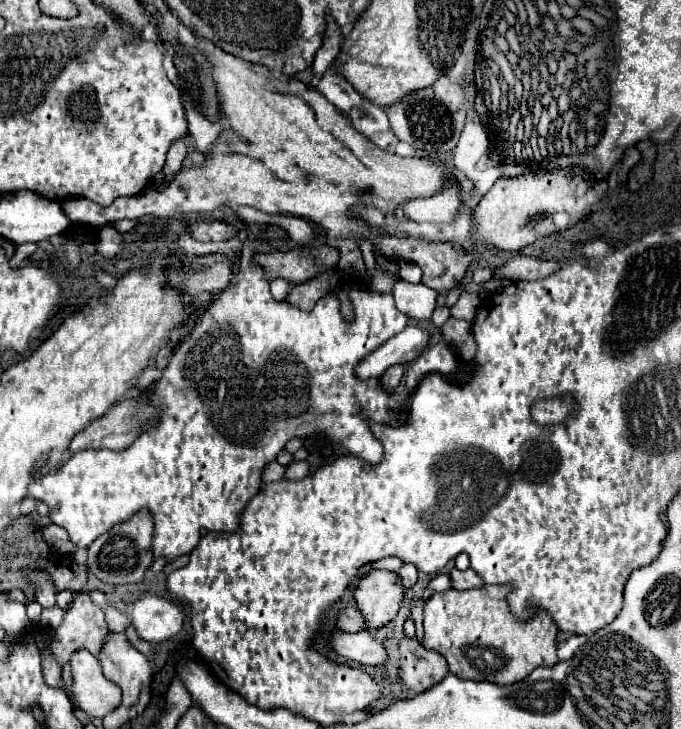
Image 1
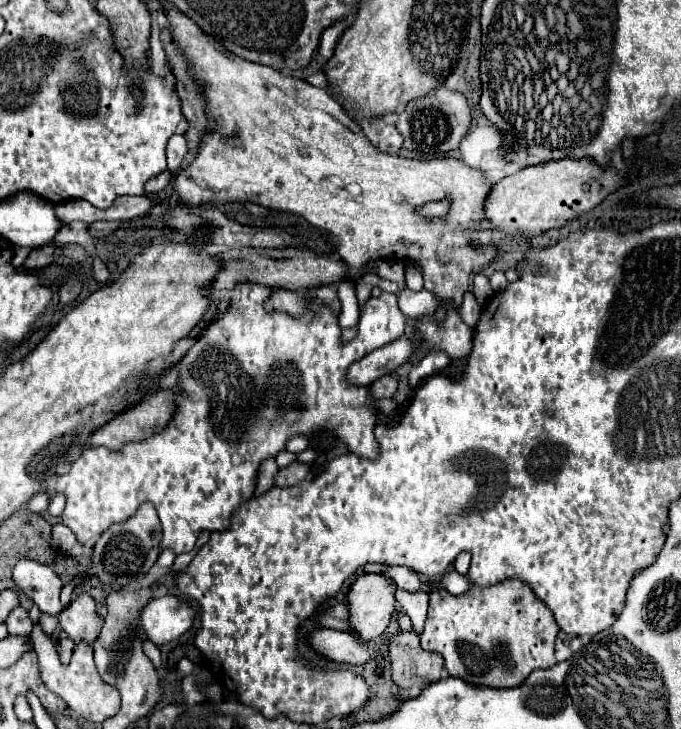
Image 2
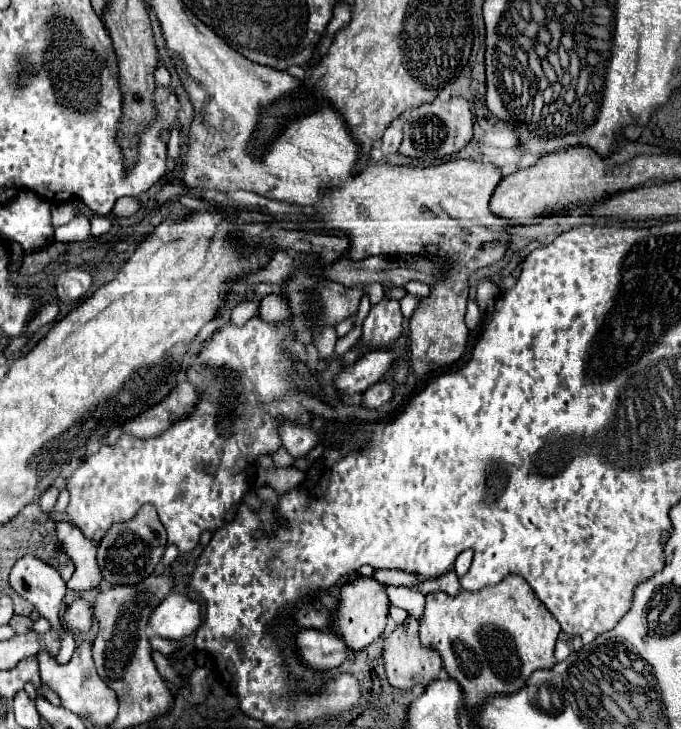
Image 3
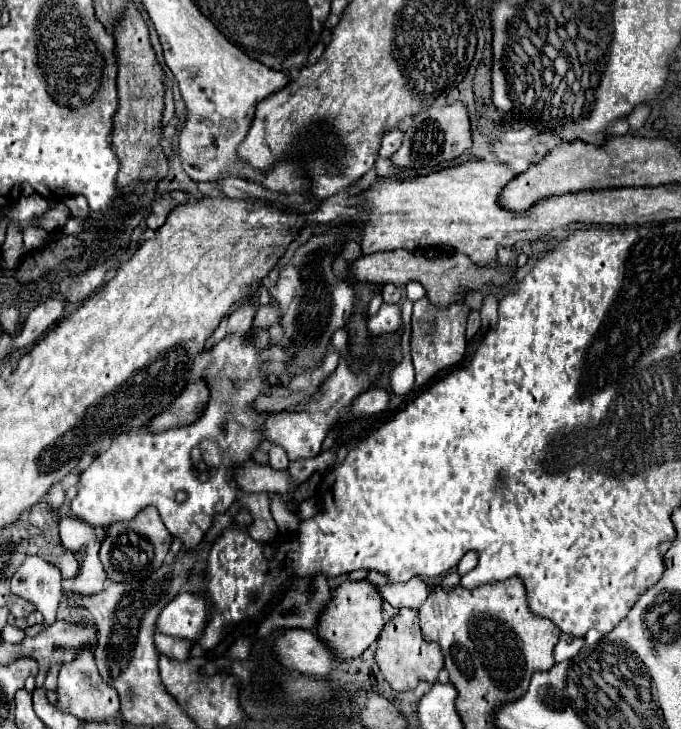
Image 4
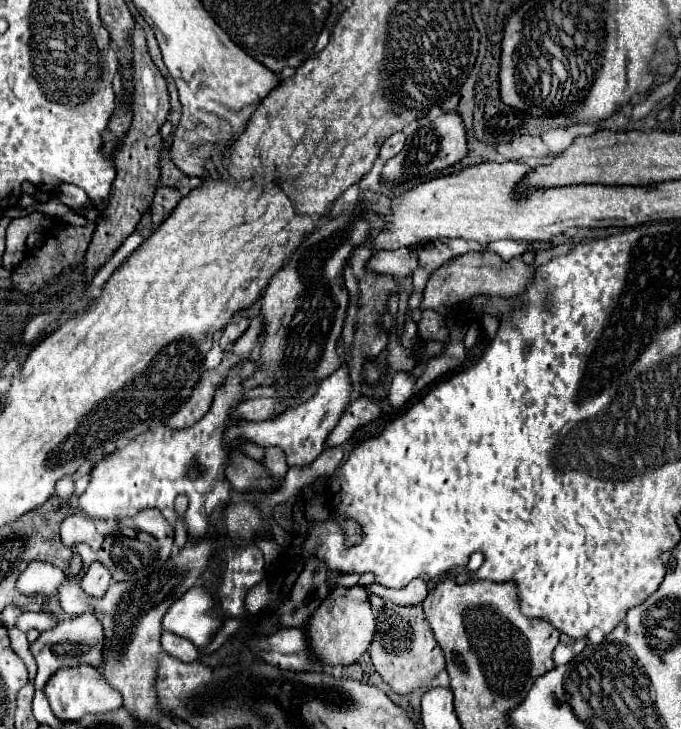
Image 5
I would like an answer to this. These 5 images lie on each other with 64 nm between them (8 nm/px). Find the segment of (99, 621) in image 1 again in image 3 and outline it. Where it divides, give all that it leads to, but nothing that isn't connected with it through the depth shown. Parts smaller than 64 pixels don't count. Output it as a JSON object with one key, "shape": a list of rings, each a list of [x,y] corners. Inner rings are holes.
{"shape":[[[78,598],[74,600],[60,616],[62,626],[70,632],[90,632],[92,622],[94,622],[94,614],[92,614],[92,604],[86,598]]]}

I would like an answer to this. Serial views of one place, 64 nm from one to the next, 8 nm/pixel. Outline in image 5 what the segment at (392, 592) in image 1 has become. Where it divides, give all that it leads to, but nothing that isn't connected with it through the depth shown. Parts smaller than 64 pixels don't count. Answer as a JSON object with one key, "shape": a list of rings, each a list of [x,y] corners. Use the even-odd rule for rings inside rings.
{"shape":[[[360,584],[350,588],[336,586],[318,606],[314,616],[310,618],[310,624],[306,624],[304,630],[308,634],[314,654],[318,656],[318,660],[322,660],[322,664],[354,664],[368,650],[378,624],[378,614],[372,610],[368,596],[368,590]]]}

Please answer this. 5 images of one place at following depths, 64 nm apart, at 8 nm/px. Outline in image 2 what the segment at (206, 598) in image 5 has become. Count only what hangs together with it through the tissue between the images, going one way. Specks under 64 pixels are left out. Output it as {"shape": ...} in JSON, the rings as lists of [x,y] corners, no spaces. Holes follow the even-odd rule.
{"shape":[[[176,596],[152,598],[140,610],[140,624],[148,640],[154,642],[156,646],[182,636],[192,626],[192,620],[194,620],[192,608],[186,602],[178,600]]]}

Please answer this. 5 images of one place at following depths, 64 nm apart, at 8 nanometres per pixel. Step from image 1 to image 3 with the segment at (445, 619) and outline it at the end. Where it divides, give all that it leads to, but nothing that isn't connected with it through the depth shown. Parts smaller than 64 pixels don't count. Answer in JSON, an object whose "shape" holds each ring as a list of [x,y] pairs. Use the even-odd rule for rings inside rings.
{"shape":[[[508,576],[500,584],[486,586],[476,592],[462,590],[458,596],[430,592],[426,596],[426,612],[420,620],[420,642],[426,648],[436,648],[440,652],[446,672],[462,686],[468,708],[478,706],[482,700],[494,694],[512,694],[524,688],[528,676],[534,670],[552,668],[556,664],[554,644],[558,634],[560,624],[546,610],[546,606],[542,606],[522,576]]]}

